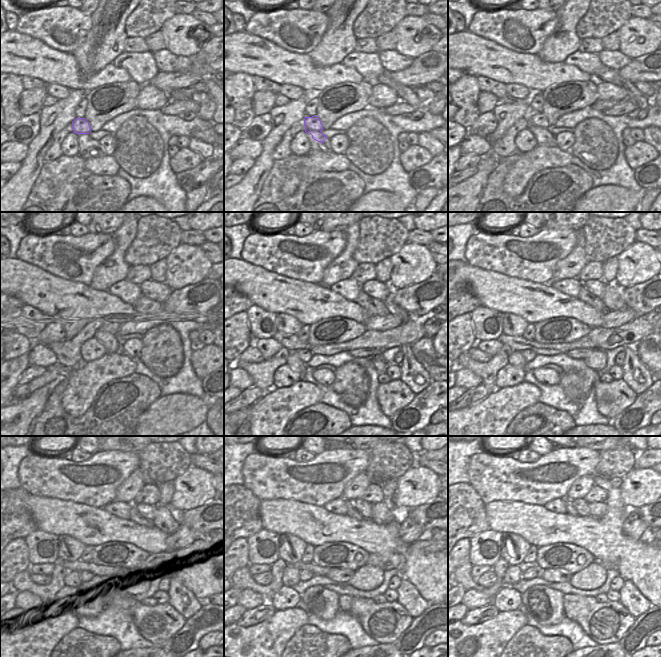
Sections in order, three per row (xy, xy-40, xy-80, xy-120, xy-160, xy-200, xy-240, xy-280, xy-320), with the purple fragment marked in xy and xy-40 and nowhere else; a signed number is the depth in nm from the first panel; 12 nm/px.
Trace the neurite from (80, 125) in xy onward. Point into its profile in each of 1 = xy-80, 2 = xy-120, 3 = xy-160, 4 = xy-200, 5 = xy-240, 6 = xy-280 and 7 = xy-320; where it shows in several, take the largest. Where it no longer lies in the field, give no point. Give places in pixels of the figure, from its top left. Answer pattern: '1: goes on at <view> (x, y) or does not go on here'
1: goes on at xy-80 (539, 125)
2: goes on at xy-120 (86, 355)
3: goes on at xy-160 (305, 355)
4: goes on at xy-200 (529, 355)
5: goes on at xy-240 (80, 577)
6: goes on at xy-280 (305, 575)
7: goes on at xy-320 (530, 572)

